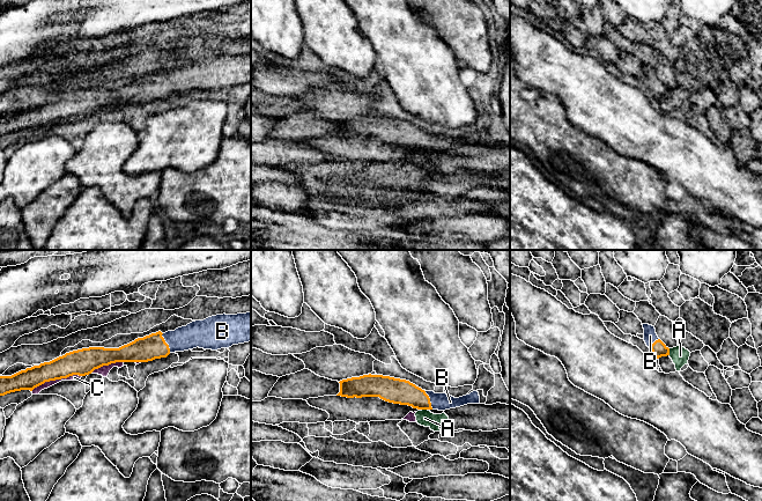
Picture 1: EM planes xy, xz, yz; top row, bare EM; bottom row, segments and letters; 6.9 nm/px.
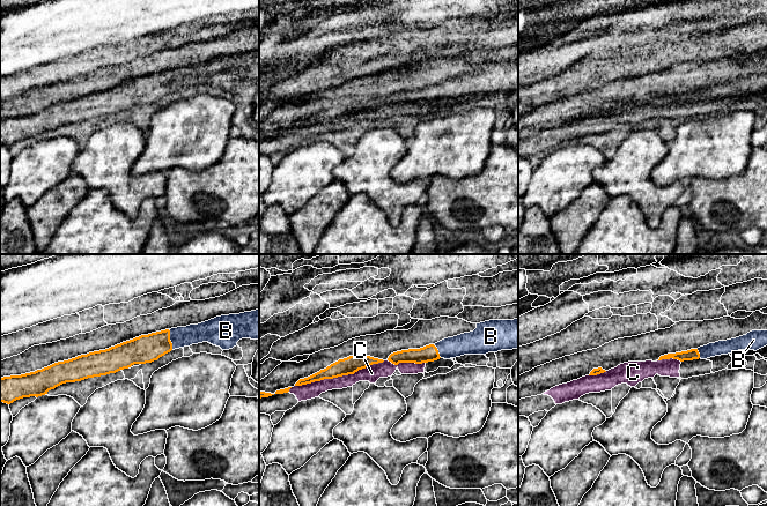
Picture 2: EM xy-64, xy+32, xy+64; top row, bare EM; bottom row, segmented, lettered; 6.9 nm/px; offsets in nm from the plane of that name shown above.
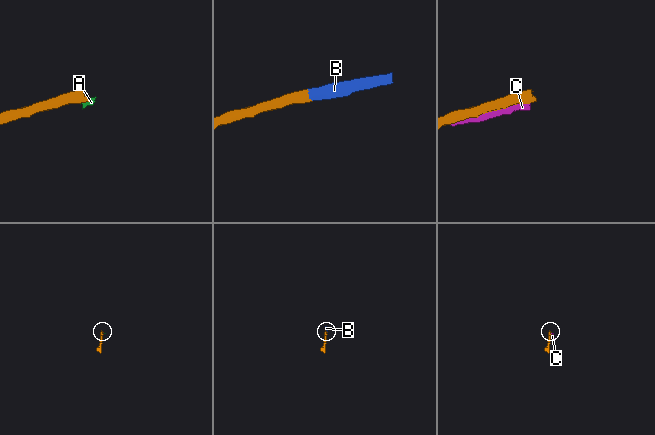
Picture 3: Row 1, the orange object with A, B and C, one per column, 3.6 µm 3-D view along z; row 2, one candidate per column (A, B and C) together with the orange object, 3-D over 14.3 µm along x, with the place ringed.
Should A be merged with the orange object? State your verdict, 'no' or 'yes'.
no

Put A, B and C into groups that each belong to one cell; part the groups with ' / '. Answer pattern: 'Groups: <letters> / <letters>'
Groups: A C / B

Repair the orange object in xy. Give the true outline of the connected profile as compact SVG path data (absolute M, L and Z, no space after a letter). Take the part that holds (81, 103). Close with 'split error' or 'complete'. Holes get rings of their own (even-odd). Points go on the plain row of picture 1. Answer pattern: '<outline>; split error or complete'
M251 53L237 56L216 56L204 61L195 61L186 67L162 74L151 74L143 79L124 86L119 89L89 88L66 94L50 103L40 104L21 111L12 117L0 117L0 137L10 133L30 131L44 125L45 123L67 119L73 116L86 117L95 110L116 103L148 103L155 100L167 98L170 94L184 93L193 89L217 91L229 89L232 86L251 82Z; split error

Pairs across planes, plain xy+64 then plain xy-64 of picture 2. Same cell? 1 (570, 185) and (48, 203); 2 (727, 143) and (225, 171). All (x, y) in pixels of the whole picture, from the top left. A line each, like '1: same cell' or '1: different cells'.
1: different cells
2: different cells

